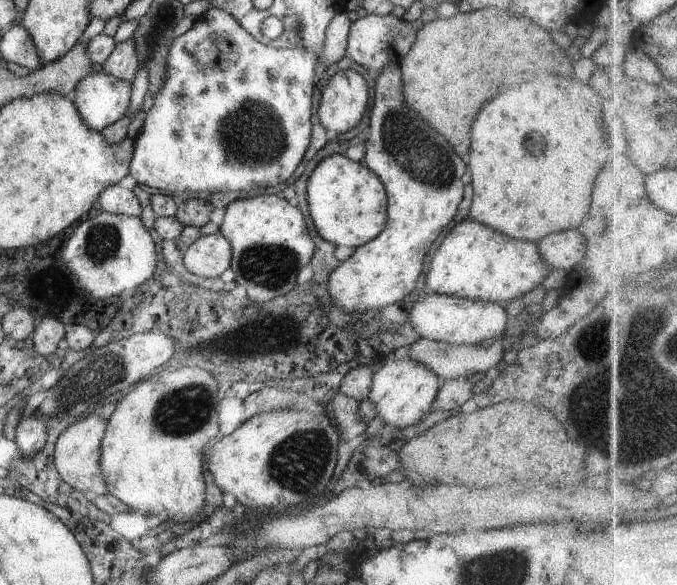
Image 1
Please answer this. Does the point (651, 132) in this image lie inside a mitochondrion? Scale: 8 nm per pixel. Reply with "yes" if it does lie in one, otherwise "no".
no

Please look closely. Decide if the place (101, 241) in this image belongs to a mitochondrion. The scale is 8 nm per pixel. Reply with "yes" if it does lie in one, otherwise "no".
yes

